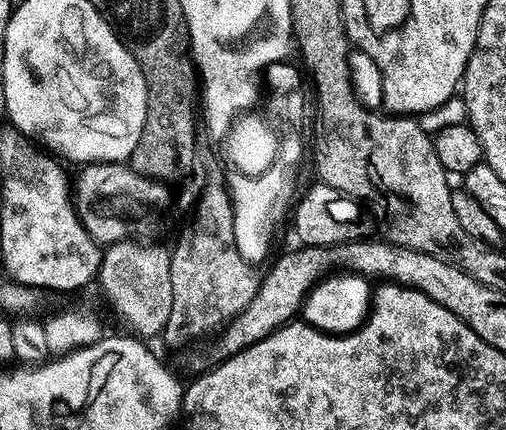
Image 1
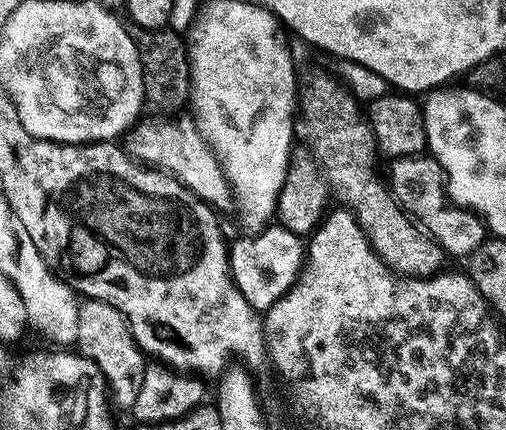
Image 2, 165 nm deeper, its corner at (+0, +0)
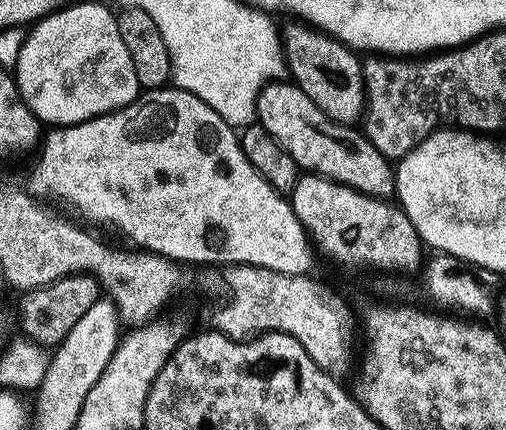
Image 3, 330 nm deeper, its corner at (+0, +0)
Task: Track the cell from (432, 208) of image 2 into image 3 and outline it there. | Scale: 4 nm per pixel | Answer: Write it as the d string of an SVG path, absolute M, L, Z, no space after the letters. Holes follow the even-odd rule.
M276 82L263 93L258 104L258 123L264 127L278 146L298 162L305 173L325 176L335 184L358 190L378 200L396 195L396 174L393 161L384 155L355 127L332 121L292 82Z

